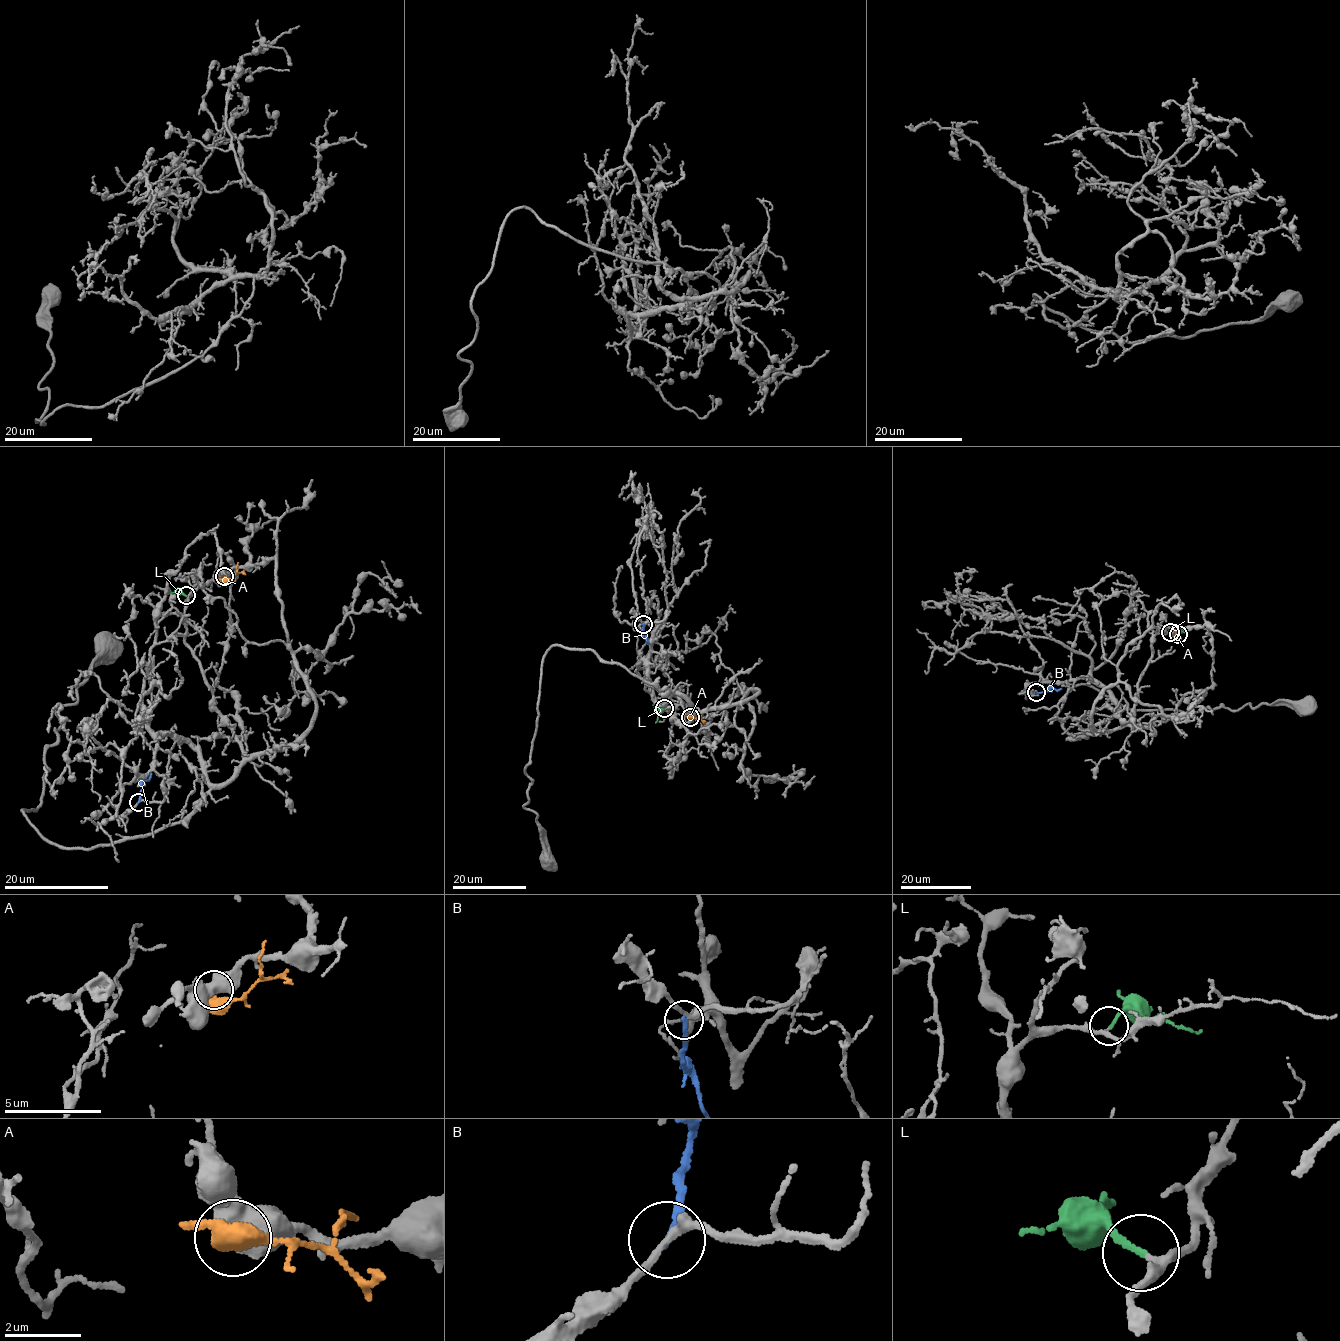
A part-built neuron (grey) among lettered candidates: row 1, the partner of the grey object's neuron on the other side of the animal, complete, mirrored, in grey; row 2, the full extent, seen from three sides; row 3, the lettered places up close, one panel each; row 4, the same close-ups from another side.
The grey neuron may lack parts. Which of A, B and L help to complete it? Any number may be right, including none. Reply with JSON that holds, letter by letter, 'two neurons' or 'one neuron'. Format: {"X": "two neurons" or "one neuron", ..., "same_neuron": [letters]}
{"A": "two neurons", "B": "two neurons", "L": "one neuron", "same_neuron": ["L"]}

